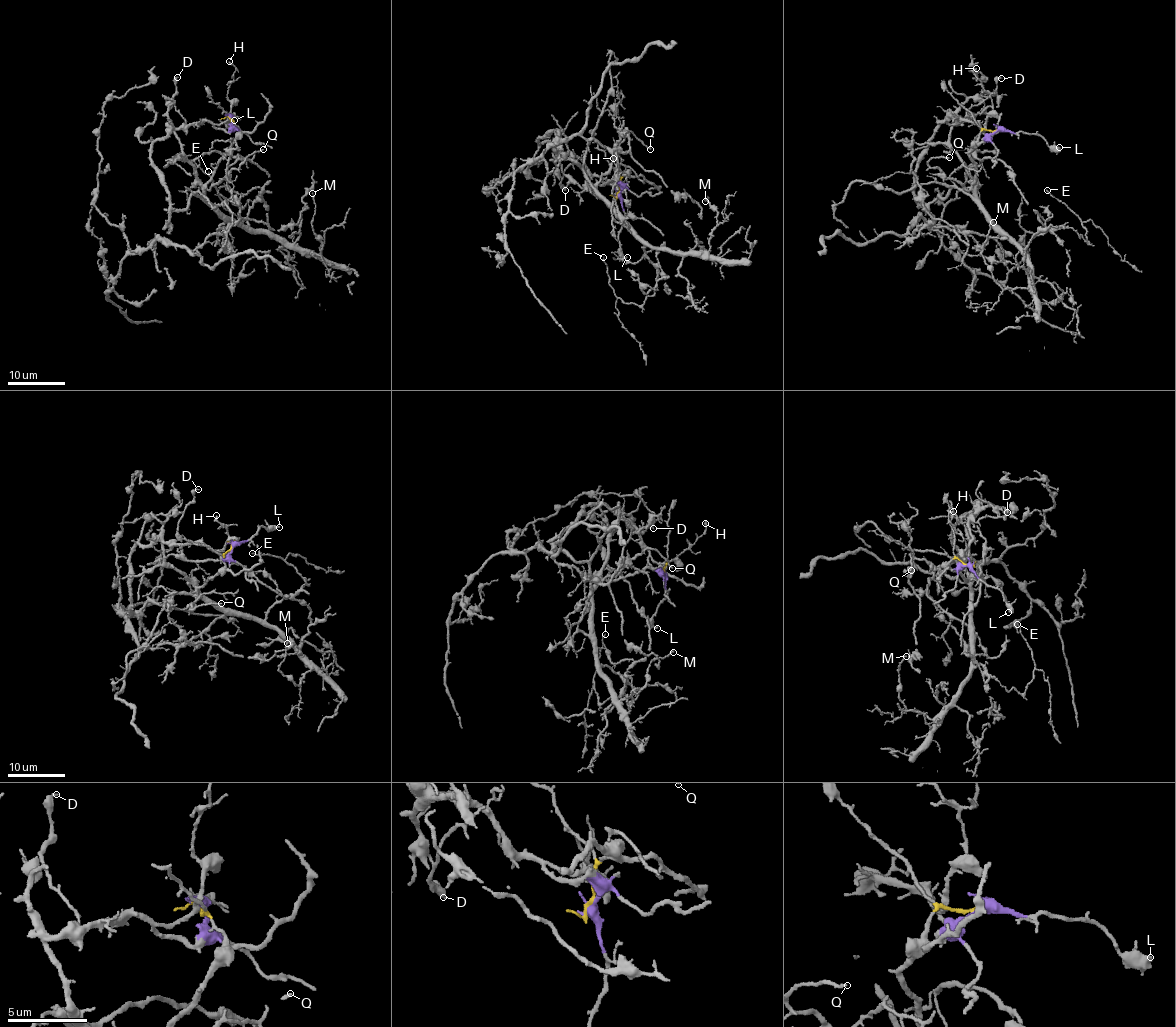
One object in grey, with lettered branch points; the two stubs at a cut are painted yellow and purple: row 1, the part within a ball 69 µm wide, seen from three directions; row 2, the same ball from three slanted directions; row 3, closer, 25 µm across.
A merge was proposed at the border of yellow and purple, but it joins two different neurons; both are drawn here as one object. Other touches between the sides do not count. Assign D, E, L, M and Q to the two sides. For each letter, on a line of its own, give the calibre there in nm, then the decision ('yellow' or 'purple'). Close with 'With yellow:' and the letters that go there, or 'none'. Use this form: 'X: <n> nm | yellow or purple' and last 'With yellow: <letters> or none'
D: 280 nm | purple
E: 130 nm | yellow
L: 200 nm | purple
M: 160 nm | yellow
Q: 180 nm | yellow
With yellow: E, M, Q

